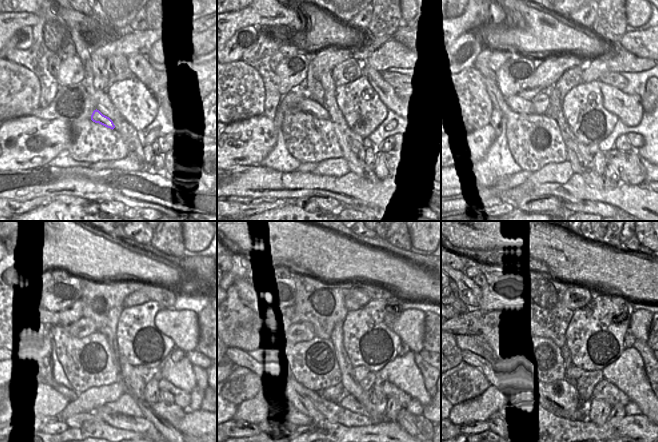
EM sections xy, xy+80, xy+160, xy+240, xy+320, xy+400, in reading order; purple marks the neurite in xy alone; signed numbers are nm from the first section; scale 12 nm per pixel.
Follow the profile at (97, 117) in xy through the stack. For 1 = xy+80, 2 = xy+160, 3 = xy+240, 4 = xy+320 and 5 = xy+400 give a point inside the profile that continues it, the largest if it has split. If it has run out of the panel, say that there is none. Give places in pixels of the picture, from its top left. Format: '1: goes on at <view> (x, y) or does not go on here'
1: goes on at xy+80 (308, 106)
2: goes on at xy+160 (517, 103)
3: goes on at xy+240 (50, 318)
4: goes on at xy+320 (249, 295)
5: goes on at xy+400 (470, 293)

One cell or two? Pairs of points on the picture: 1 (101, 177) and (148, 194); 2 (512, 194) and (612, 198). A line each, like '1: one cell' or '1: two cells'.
1: one cell
2: one cell

